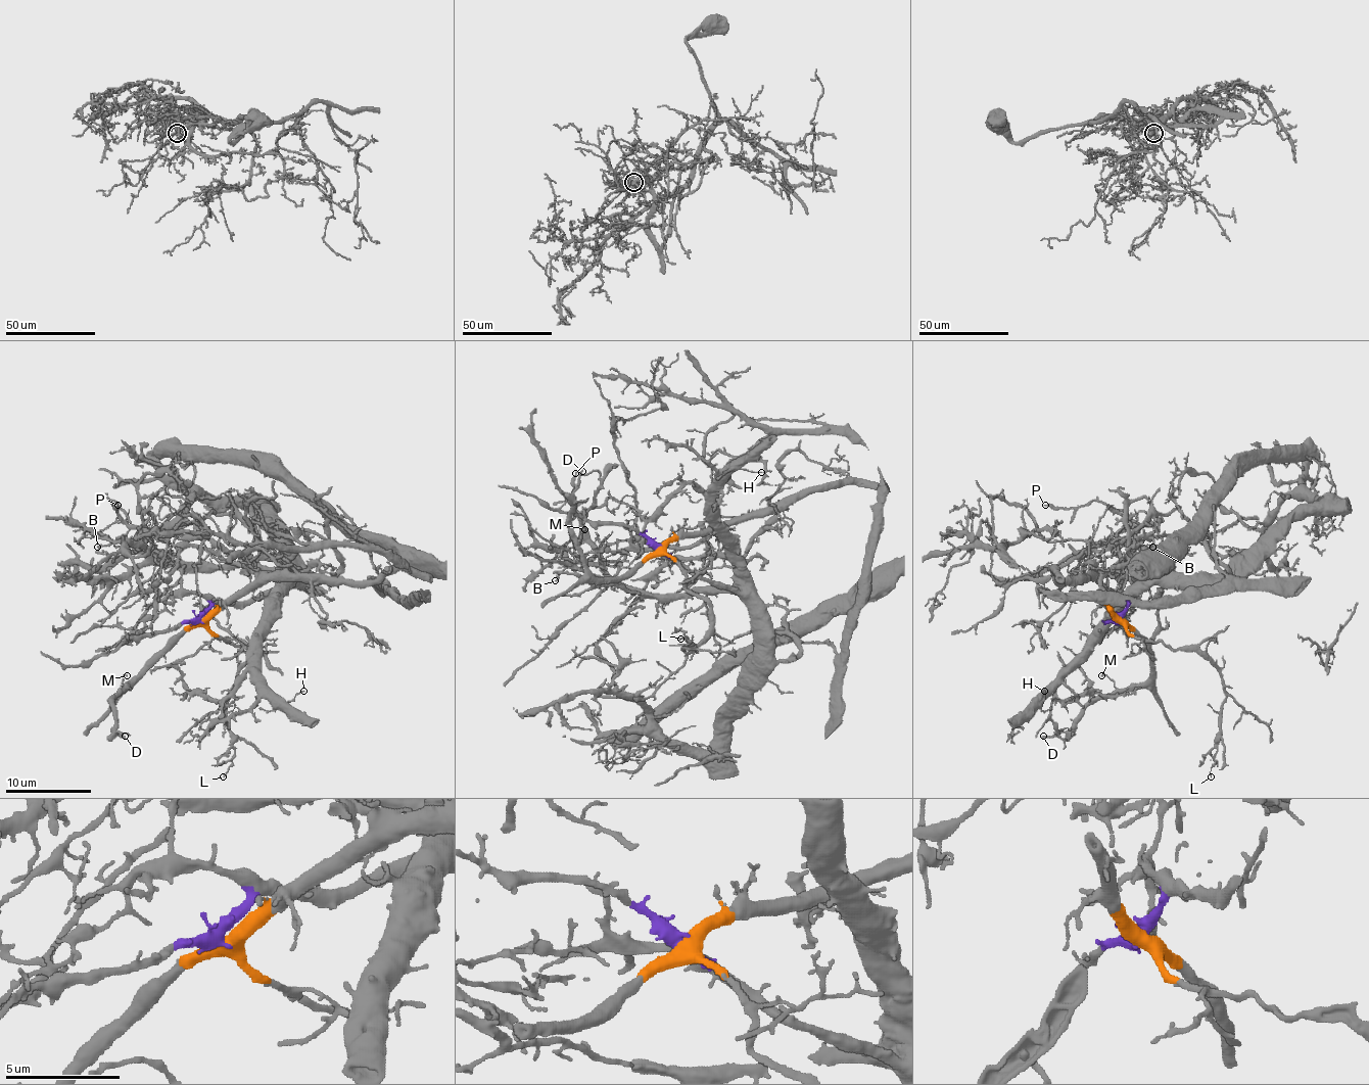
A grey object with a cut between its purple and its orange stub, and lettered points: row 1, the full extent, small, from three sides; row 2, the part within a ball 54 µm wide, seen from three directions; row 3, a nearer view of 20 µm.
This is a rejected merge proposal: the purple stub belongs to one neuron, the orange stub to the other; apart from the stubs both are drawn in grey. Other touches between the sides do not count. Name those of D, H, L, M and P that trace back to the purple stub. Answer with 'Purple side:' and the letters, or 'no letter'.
Purple side: H

